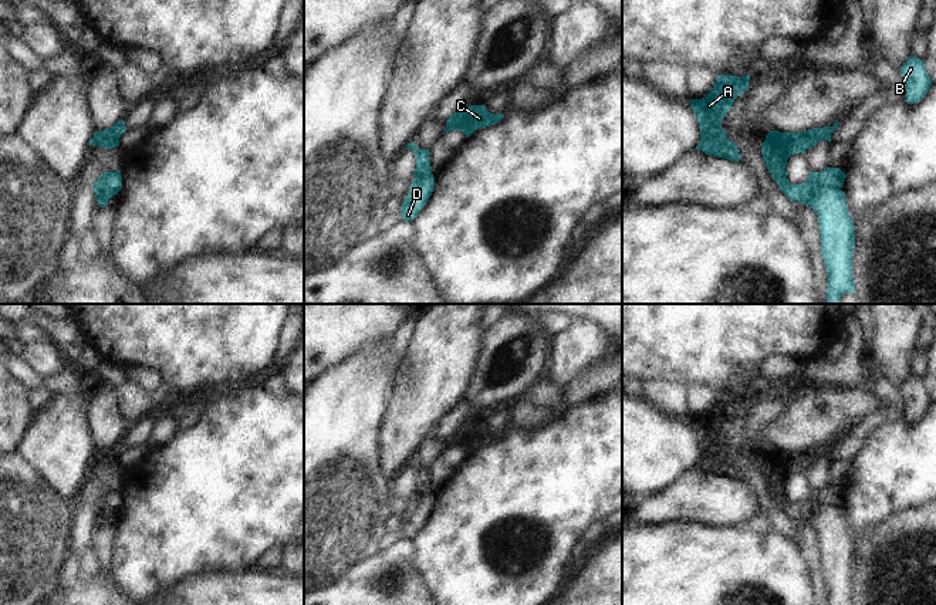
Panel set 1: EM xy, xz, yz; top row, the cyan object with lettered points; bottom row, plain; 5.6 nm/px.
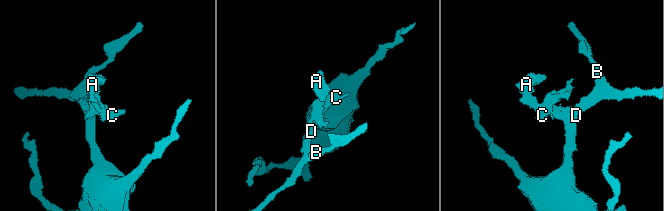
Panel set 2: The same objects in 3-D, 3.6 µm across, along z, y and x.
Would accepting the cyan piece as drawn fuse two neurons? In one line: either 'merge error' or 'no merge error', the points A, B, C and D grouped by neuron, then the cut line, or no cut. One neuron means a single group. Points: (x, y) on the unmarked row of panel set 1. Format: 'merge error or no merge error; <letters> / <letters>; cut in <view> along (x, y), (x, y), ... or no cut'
merge error; A B C / D; cut in yz along (838, 507), (815, 507), (808, 521)

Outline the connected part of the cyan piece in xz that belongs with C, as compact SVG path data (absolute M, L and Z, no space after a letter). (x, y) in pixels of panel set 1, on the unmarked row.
M470 423L449 435L445 450L462 449L469 456L476 447L500 440L504 432L490 432L484 423Z

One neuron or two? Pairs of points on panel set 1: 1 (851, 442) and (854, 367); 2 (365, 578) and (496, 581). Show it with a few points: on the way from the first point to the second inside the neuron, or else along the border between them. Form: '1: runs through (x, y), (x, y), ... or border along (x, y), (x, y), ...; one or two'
1: runs through (872, 421), (888, 409), (888, 399), (872, 387); one
2: border along (414, 547), (412, 570), (426, 590); two

